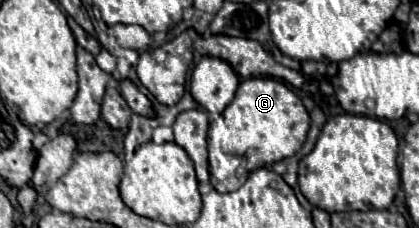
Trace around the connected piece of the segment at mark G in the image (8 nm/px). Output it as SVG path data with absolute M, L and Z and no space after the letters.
M273 78L241 80L233 102L223 110L223 116L211 122L208 129L208 162L212 190L233 192L247 182L249 172L255 172L259 167L271 170L275 162L293 156L303 146L310 123L310 115L307 114L301 98L283 82Z

